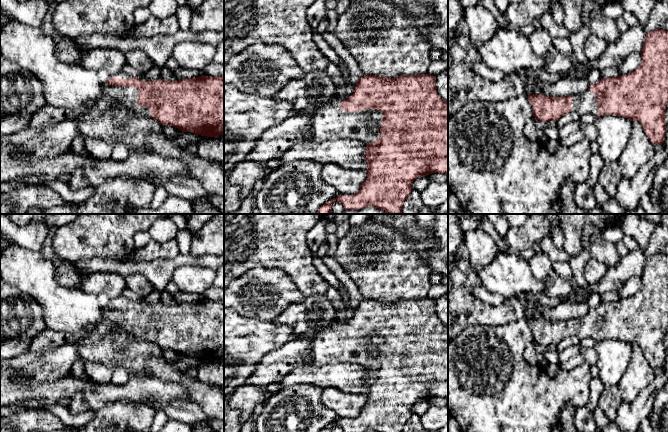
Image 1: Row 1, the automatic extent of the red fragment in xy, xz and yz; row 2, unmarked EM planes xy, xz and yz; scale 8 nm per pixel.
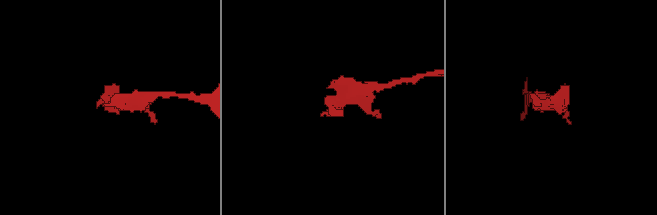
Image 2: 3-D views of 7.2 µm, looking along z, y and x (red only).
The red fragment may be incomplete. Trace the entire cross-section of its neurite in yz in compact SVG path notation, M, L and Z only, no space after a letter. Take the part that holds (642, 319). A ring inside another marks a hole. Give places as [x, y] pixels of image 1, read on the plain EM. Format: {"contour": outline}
{"contour": "M657 253L647 257L640 278L642 287L636 294L613 302L601 302L581 318L567 321L528 318L533 340L545 347L550 344L557 346L569 336L579 339L591 337L596 342L605 339L622 340L639 346L653 369L663 368L666 358L665 333L668 327L668 255Z"}

